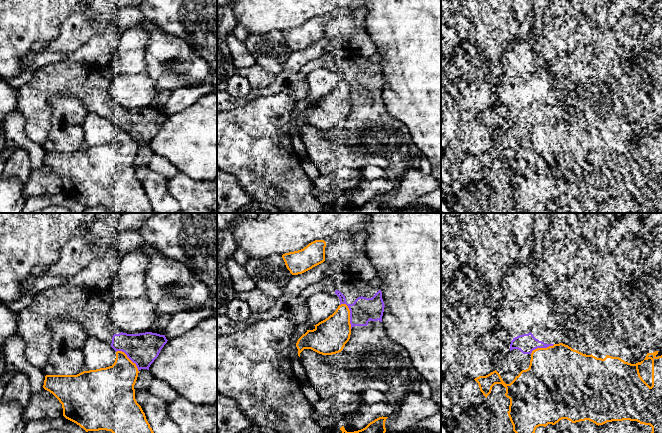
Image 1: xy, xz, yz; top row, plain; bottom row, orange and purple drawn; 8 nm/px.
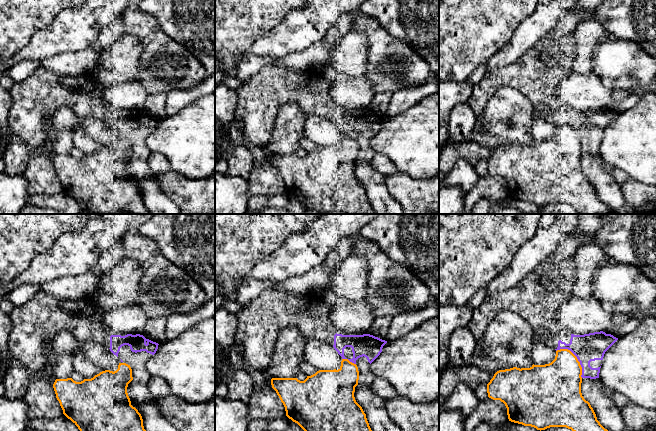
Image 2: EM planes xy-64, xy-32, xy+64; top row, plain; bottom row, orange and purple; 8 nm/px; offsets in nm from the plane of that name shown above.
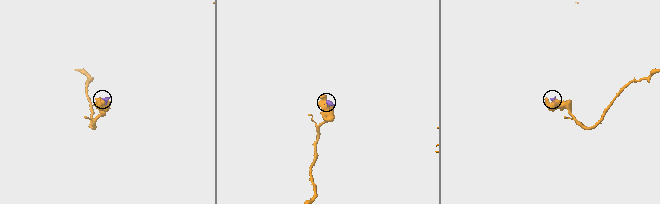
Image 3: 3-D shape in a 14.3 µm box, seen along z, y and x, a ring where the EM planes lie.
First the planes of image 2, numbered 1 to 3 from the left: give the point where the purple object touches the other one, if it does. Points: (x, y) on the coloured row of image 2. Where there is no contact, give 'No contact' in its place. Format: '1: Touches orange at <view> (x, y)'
1: No contact
2: Touches orange at xy-32 (348, 360)
3: Touches orange at xy+64 (576, 358)

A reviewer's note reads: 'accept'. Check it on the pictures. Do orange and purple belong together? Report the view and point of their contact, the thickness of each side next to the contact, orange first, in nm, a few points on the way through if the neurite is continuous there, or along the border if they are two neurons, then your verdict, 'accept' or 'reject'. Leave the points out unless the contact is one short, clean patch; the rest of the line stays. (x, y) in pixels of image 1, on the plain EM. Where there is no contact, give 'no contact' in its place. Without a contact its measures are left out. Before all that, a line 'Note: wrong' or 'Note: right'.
Note: wrong
contact xz (349, 90); calibres 280 and 200 nm; reject

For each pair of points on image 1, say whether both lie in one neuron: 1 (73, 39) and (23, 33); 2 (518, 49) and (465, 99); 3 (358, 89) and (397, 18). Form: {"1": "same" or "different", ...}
{"1": "different", "2": "different", "3": "different"}

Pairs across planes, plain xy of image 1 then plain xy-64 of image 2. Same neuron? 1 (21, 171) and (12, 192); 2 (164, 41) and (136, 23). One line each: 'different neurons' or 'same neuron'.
1: different neurons
2: same neuron

